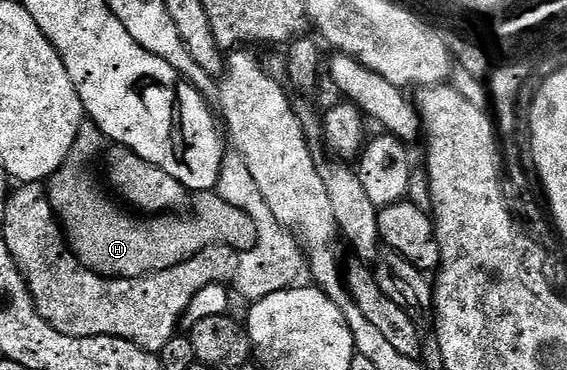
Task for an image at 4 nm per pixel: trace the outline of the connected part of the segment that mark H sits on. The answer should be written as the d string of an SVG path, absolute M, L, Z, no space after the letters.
M85 119L80 124L80 130L74 139L74 147L70 147L70 155L66 155L60 170L46 182L50 207L56 212L56 220L60 222L69 249L82 263L82 267L94 271L99 277L133 281L139 277L148 277L151 273L166 271L170 267L178 267L178 263L186 263L190 259L194 259L202 251L209 249L211 245L225 245L242 254L249 253L258 243L258 227L254 223L254 219L250 219L250 215L246 215L246 211L232 206L231 203L226 203L226 199L222 199L220 194L215 191L195 194L194 200L191 202L191 205L193 204L192 214L189 217L180 217L184 215L177 215L175 212L137 215L135 212L129 211L123 204L113 200L102 181L102 186L100 186L100 181L96 178L95 171L92 170L92 161L98 160L99 157L101 160L105 149L106 138L103 131L93 121Z

